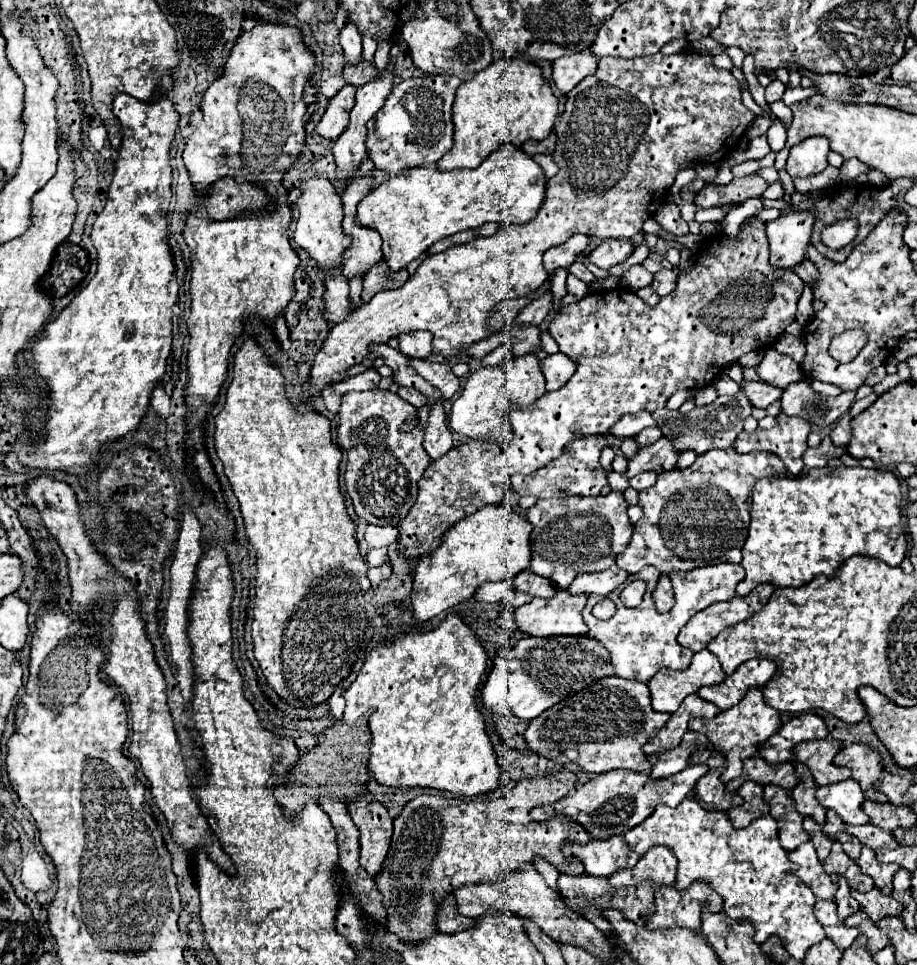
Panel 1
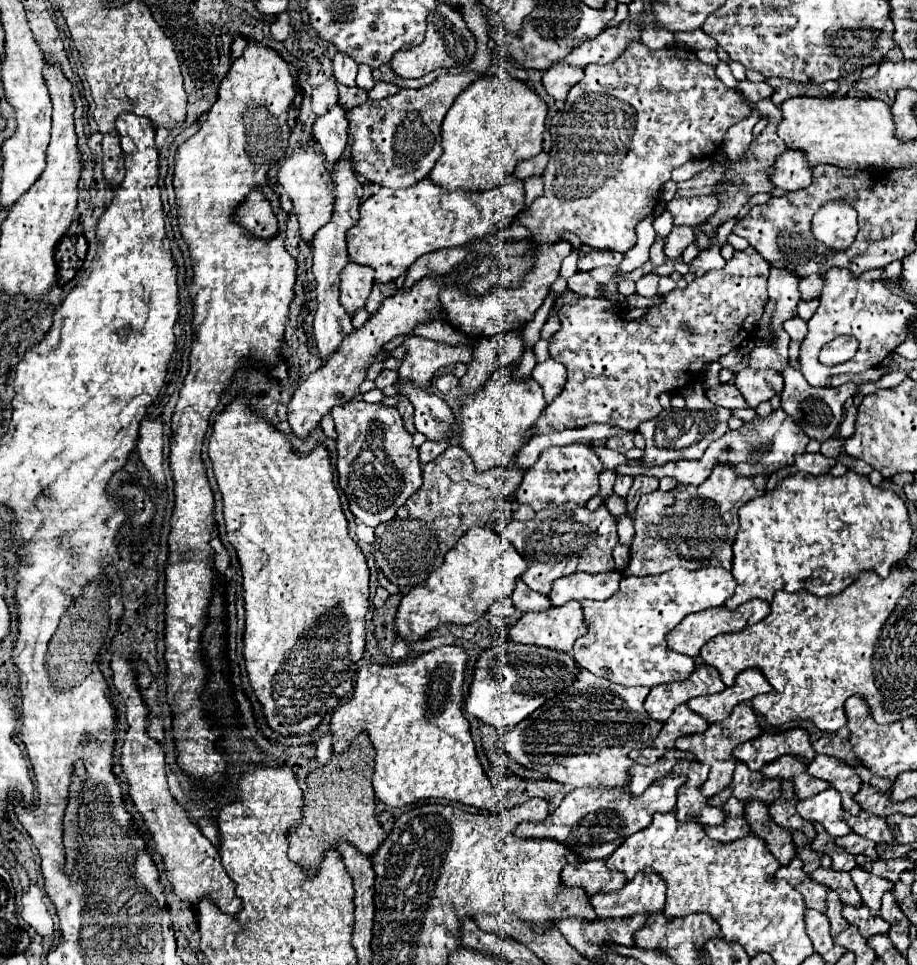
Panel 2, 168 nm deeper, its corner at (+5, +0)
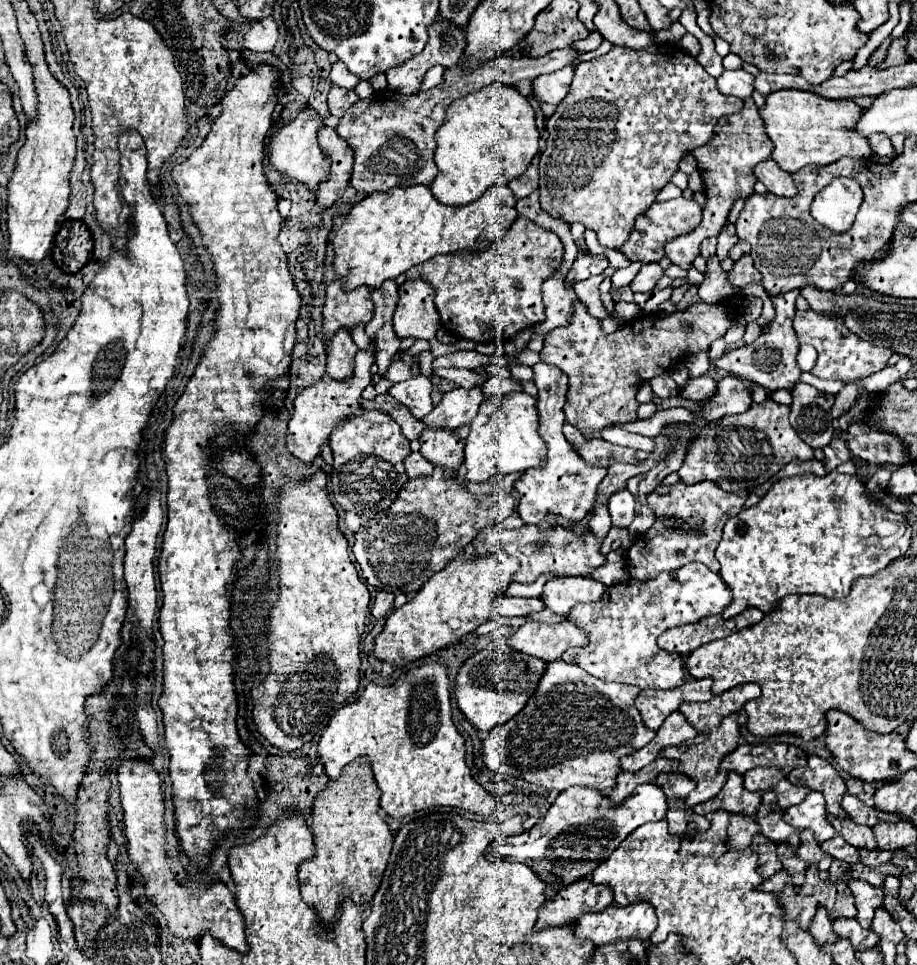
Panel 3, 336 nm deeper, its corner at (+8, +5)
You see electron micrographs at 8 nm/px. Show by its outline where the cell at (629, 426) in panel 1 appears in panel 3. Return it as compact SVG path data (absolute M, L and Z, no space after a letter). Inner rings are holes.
M586 437L586 441L580 447L574 447L574 451L586 463L596 465L596 467L610 467L612 463L632 463L632 465L640 463L636 459L634 449L618 447L618 445L612 445L604 439L598 439L598 437Z

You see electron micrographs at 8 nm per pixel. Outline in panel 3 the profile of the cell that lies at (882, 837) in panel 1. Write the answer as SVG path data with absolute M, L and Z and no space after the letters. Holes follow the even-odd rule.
M836 835L834 839L830 839L828 843L822 843L820 847L822 847L824 853L828 853L830 857L834 857L838 861L844 861L844 863L850 863L850 865L854 865L856 861L860 861L858 849L852 847L852 845L848 845L840 835Z

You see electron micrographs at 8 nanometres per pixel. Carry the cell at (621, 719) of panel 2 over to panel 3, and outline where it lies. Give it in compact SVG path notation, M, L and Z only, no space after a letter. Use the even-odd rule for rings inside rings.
M560 659L552 661L546 665L526 707L504 723L504 727L494 727L488 739L482 741L482 759L492 773L520 777L544 791L566 791L568 787L578 785L608 795L616 785L616 775L620 773L620 757L642 749L656 735L644 727L640 713L634 707L638 693L638 687L600 681L576 665L568 665Z

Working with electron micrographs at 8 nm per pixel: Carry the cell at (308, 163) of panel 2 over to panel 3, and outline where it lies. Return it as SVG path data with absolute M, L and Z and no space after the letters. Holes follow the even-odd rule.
M304 107L286 127L274 129L272 141L270 141L270 163L280 173L298 179L300 183L304 183L312 191L316 191L320 181L324 181L328 177L328 167L330 167L326 153L318 145L318 131L320 129L322 129L322 117L312 107Z

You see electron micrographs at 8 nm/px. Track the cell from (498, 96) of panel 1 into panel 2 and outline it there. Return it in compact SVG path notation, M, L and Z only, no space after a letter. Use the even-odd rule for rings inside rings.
M499 72L495 76L481 76L457 96L455 104L445 114L445 120L441 126L443 154L439 156L433 170L429 172L429 178L447 190L459 190L459 188L487 190L501 184L507 178L507 174L509 176L513 174L515 164L519 160L531 158L541 152L547 112L549 112L547 104L529 84L507 76L505 72Z

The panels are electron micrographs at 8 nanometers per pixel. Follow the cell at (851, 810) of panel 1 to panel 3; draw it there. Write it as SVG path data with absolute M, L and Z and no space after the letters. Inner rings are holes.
M810 791L802 803L784 811L782 817L788 825L792 825L796 829L812 829L814 839L818 843L824 843L836 835L834 827L826 819L824 797L820 797L818 791Z

